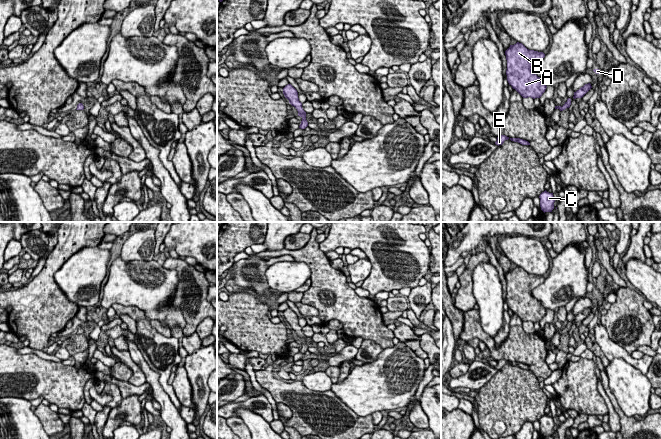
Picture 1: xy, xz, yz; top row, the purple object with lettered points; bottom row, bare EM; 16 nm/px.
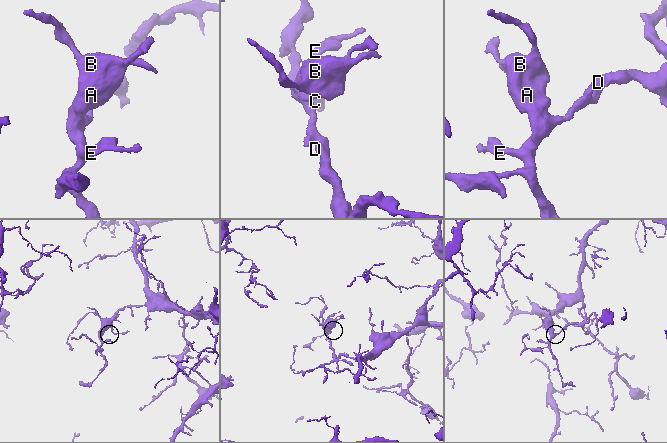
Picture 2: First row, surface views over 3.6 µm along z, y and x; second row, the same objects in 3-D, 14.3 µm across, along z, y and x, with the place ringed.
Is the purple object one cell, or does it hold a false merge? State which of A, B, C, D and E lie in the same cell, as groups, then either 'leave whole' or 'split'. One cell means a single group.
groups A B C D E; leave whole

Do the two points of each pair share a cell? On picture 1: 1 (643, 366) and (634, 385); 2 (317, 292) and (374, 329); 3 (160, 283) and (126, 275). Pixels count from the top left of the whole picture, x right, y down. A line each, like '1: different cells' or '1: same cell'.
1: different cells
2: same cell
3: same cell

